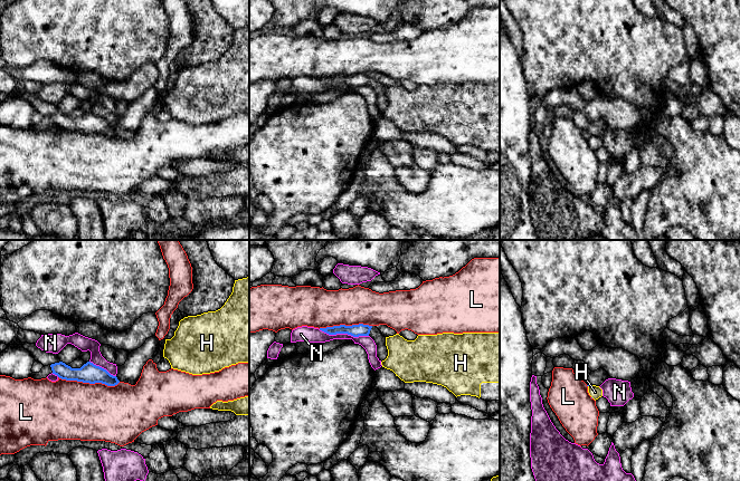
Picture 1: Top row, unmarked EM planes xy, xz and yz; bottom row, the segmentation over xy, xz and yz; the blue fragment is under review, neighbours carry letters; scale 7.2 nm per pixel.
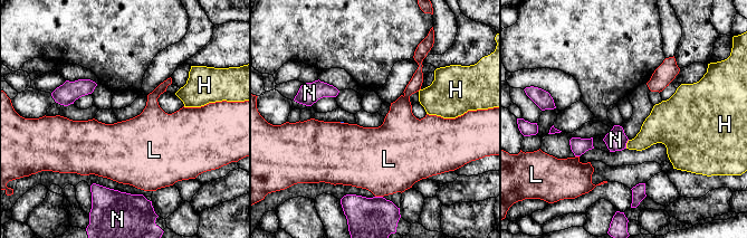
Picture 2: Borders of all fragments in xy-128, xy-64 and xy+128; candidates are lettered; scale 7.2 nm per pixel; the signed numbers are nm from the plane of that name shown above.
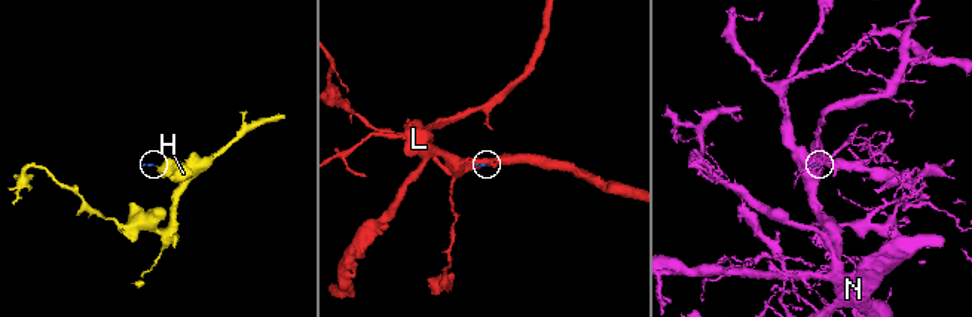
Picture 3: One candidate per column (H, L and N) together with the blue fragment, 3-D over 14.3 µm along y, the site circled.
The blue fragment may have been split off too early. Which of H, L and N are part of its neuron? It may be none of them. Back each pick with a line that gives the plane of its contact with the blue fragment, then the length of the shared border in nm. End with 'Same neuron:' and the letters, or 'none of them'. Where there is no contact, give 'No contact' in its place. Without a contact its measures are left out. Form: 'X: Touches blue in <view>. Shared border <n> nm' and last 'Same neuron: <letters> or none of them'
H: No contact
Same neuron: H

